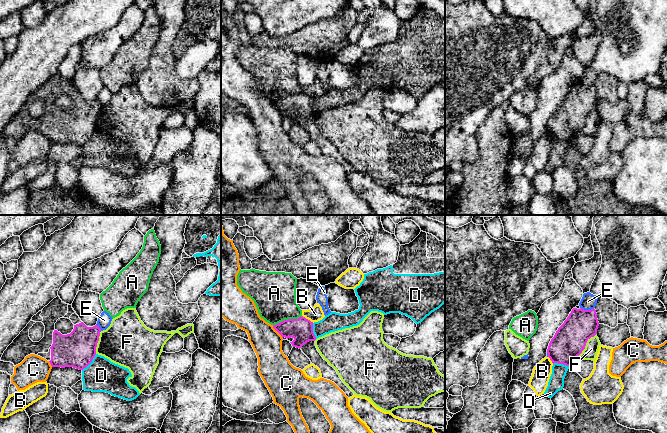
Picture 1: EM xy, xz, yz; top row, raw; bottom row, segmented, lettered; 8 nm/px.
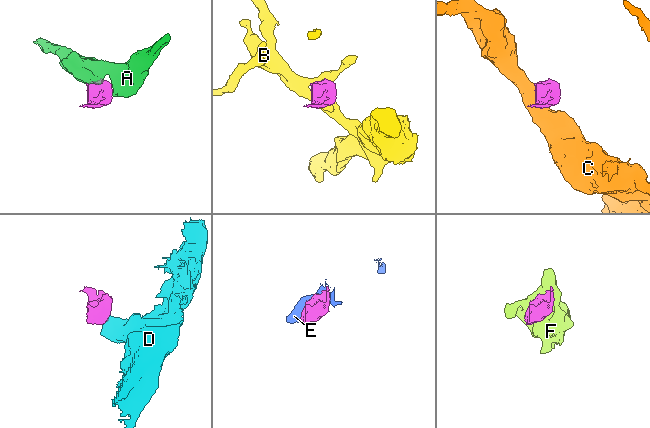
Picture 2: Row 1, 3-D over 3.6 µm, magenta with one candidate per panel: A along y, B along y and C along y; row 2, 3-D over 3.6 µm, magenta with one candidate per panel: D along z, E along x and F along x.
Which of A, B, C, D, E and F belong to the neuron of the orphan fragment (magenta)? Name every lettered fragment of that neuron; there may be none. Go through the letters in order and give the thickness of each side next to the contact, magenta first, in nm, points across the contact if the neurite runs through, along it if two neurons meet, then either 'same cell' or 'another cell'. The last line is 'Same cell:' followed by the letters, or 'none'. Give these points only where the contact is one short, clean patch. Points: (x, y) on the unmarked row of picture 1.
A: calibres 190 and 360 nm; border xz (301, 91), (297, 94), (284, 95), (273, 101); another cell
B: calibres 190 and 120 nm; another cell
C: calibres 190 and 240 nm; border xz (272, 101), (282, 114); another cell
D: calibres 280 and 280 nm; border xy (96, 130), (82, 146); another cell
E: calibres 260 and 120 nm; another cell
F: calibres 260 and 110 nm; another cell
Same cell: none

